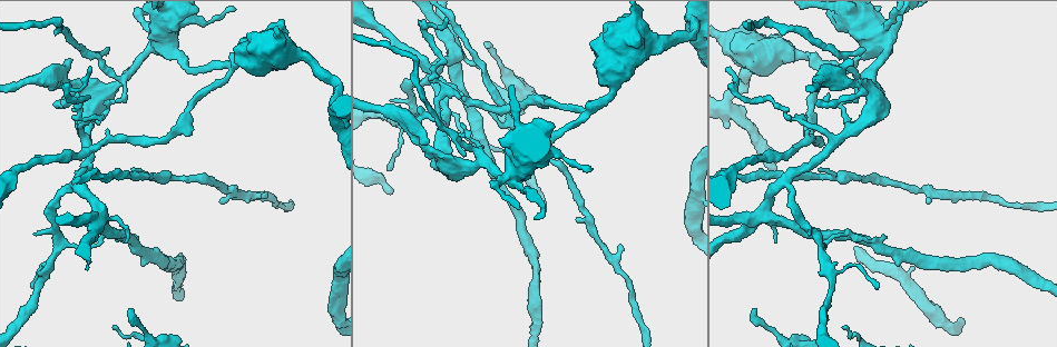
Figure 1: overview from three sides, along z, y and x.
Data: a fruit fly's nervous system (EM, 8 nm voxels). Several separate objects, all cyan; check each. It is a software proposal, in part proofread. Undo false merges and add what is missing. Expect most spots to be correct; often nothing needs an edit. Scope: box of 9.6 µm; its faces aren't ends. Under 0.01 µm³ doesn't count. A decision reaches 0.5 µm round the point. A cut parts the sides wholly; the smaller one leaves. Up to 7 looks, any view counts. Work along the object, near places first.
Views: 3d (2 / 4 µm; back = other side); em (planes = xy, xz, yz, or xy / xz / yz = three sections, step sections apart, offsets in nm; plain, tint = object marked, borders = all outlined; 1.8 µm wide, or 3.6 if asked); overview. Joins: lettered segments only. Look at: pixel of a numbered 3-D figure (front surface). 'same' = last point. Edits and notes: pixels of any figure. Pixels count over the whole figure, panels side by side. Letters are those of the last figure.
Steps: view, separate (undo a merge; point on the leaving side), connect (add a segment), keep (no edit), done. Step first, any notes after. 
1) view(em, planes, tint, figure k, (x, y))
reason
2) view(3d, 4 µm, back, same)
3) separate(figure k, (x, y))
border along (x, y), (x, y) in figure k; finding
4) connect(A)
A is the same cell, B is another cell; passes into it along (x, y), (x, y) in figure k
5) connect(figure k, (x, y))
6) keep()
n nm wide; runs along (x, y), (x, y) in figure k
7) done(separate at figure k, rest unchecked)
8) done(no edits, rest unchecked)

view(3d, 2 µm, figure 1, (768, 214))
sharp bend

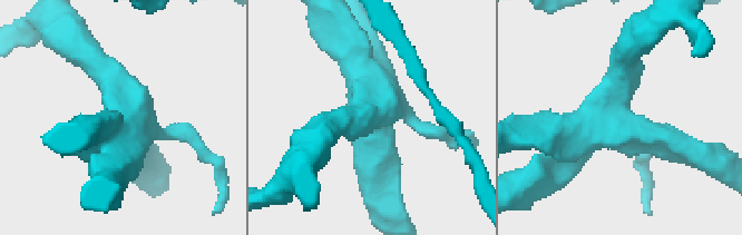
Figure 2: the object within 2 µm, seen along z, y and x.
view(em, planes, borders, figure 2, (373, 110))
now the EM

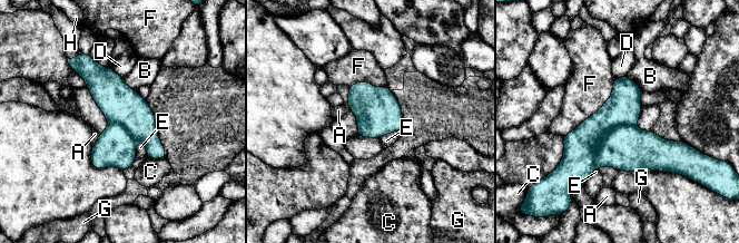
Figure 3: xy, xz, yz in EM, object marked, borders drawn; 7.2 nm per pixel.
keep()
F touches over 550 nm; A, B, C, D, E, F, G and H are other cells; continuous, no second neuron

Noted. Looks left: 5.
view(3d, 4 µm, back, figure 1, (738, 96))
abrupt turn

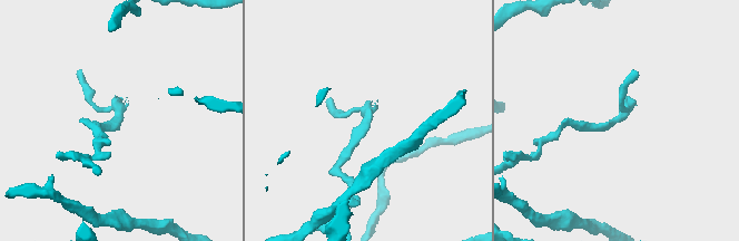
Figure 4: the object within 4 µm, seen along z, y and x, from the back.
view(em, xz, step 16, borders, figure 4, (119, 115))

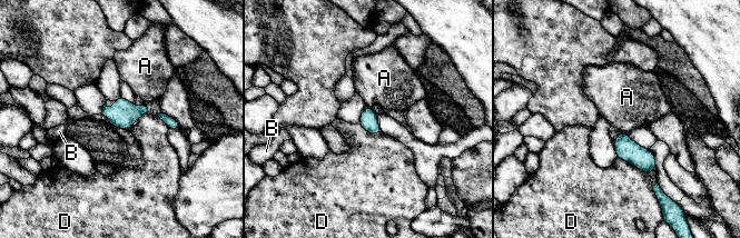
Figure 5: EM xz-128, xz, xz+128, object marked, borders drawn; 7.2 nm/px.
keep()
D touches over 300 nm; A, B and D are other cells; all the same neuron

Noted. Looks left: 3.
view(3d, 4 µm, figure 1, (876, 34))
small branch off a trunk

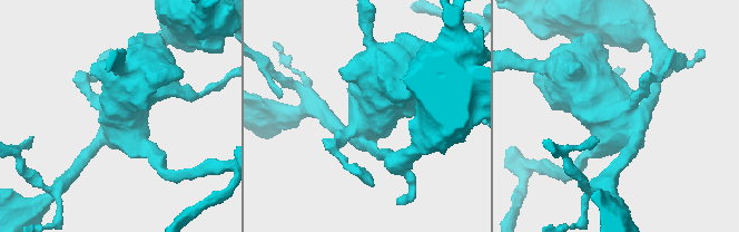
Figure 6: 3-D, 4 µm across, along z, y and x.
view(em, yz, step 8, tint, figure 6, (618, 113))

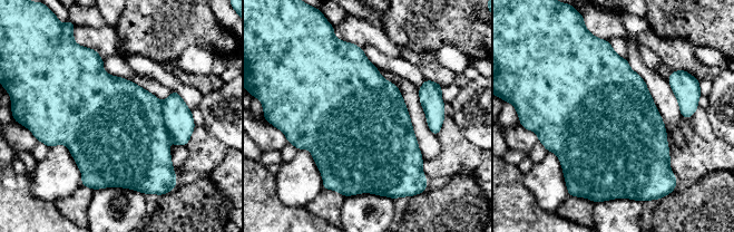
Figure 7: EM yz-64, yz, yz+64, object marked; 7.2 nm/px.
view(em, planes, borders, same)

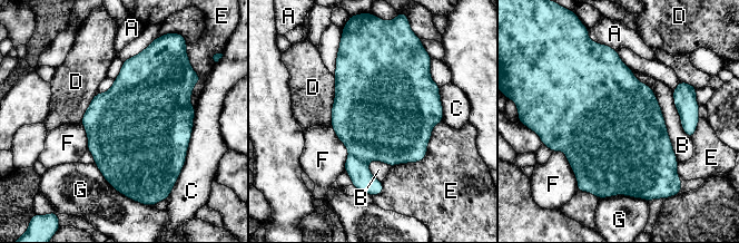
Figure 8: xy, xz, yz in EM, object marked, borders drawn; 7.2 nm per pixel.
keep()
750 nm wide; A, B, C, D, E, F and G are other cells; border along (334, 75), (335, 99), (331, 124) in figure 8; all the same neuron

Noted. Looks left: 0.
done(no edits, rest unchecked)

